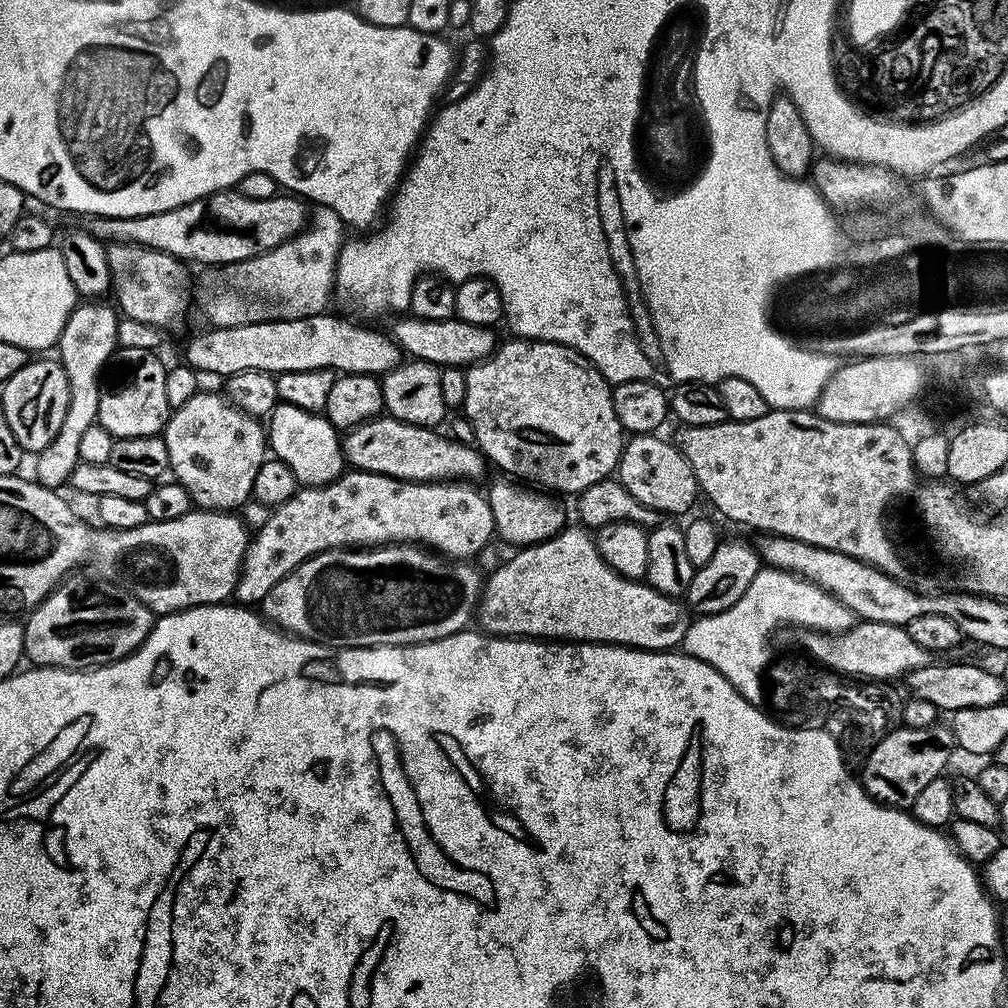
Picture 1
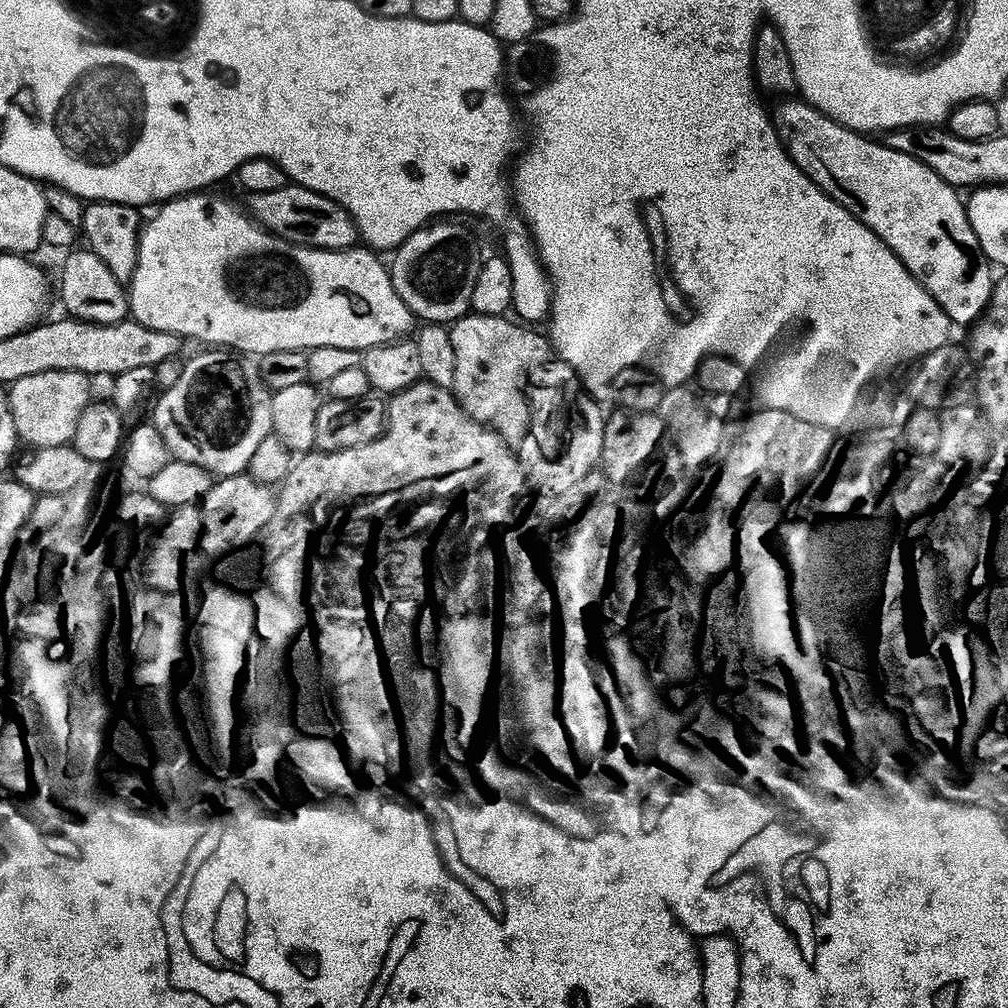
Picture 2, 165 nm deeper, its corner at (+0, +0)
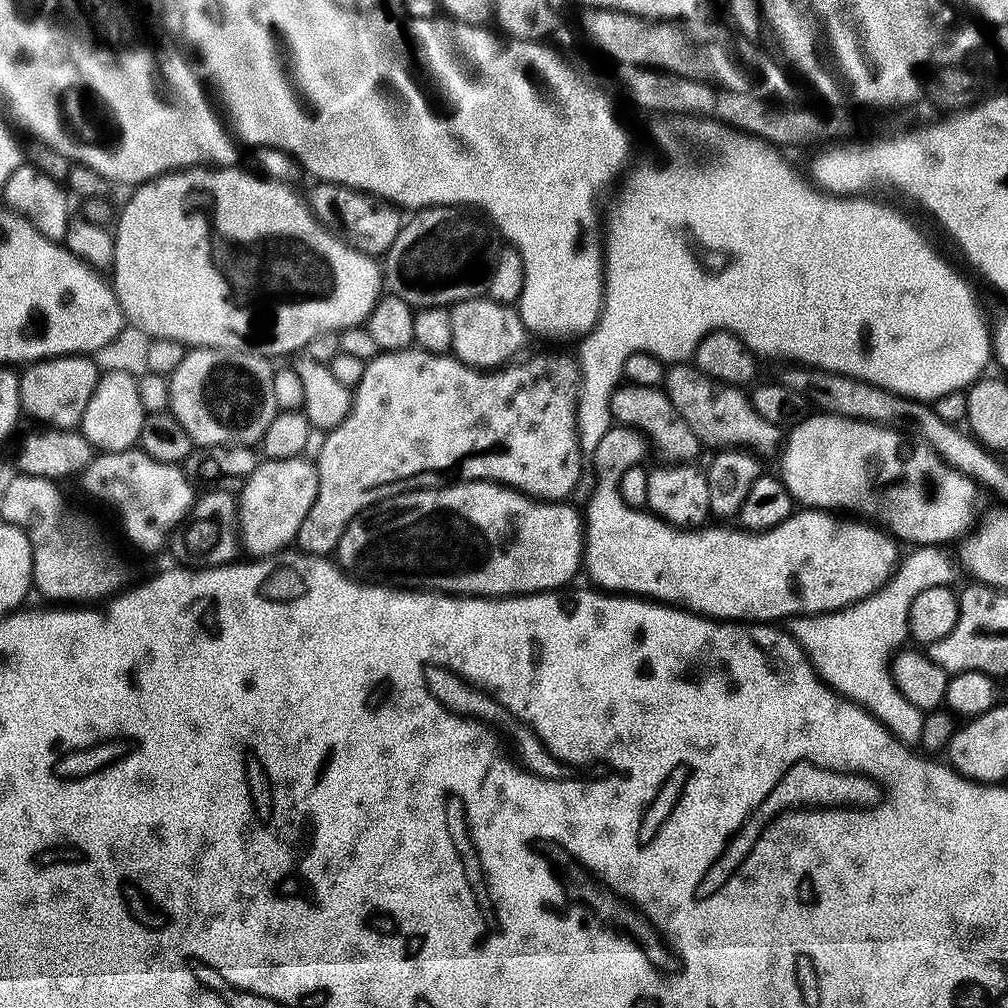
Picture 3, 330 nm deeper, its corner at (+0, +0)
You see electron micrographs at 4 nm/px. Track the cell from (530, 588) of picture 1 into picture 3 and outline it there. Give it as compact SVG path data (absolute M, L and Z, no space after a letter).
M609 426L606 434L602 434L602 442L598 442L598 450L590 457L590 464L596 471L596 485L592 488L592 493L588 496L588 505L582 508L582 535L584 538L584 559L582 561L583 571L588 571L588 576L593 580L597 589L610 592L613 594L631 594L653 602L667 604L694 612L698 616L706 616L714 620L734 620L737 622L780 622L783 616L795 618L798 616L817 616L823 612L836 612L839 608L850 606L862 598L866 598L872 592L876 592L888 580L896 570L898 555L896 556L897 541L889 533L873 526L868 522L861 522L856 518L841 518L828 510L796 510L793 511L786 522L774 526L765 532L750 532L739 526L701 526L691 530L686 528L676 528L668 524L660 517L652 515L647 510L631 508L620 497L620 479L626 470L637 467L644 455L649 455L650 444L644 433L637 432L634 428L625 428L623 426Z

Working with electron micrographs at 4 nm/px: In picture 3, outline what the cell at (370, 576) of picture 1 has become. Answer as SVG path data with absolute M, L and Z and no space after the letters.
M462 480L451 484L441 484L434 488L418 488L380 500L359 512L338 538L334 553L335 563L339 564L349 576L370 584L382 584L394 588L410 588L443 592L453 596L475 596L477 598L503 598L506 596L531 596L533 592L554 592L563 589L579 573L584 559L584 538L582 535L582 516L571 508L568 502L545 502L539 498L524 495L506 484L494 484L491 480Z

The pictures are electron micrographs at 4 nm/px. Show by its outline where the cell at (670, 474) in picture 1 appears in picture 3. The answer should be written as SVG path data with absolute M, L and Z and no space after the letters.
M621 383L612 393L608 410L611 419L617 425L625 428L634 428L637 432L644 433L650 438L650 448L657 452L661 461L670 464L686 464L695 461L696 455L702 451L700 439L686 426L684 419L674 410L670 398L665 394L663 387L651 388L650 386L638 386L637 384Z

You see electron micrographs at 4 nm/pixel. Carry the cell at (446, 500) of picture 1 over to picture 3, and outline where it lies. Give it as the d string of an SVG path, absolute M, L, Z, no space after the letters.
M415 346L403 348L397 352L380 352L364 365L362 378L352 392L352 405L344 415L344 421L323 437L320 453L314 456L316 474L318 476L318 492L314 504L306 518L302 518L302 526L298 526L298 534L294 541L299 551L307 552L309 556L331 557L338 546L338 538L352 521L371 504L380 500L388 500L399 496L402 492L418 488L434 488L441 484L451 484L462 480L491 480L494 484L506 484L526 496L539 498L545 502L564 502L576 488L580 480L580 439L576 433L576 401L580 398L580 365L568 356L532 356L529 360L517 359L499 368L481 370L471 368L451 354L436 355L433 352L423 352Z

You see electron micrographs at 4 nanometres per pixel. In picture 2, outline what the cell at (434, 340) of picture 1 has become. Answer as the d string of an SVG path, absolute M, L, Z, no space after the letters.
M207 191L190 192L187 196L176 196L172 200L163 201L155 209L152 217L143 221L138 235L140 241L136 247L136 258L132 266L130 283L126 288L128 310L131 319L137 320L142 326L154 330L166 330L170 334L178 334L181 338L188 336L192 340L201 340L204 346L219 346L221 349L232 349L241 354L251 354L259 358L277 352L278 350L298 350L303 352L318 346L342 346L363 350L373 348L379 344L390 344L394 340L407 337L413 331L414 317L412 311L398 298L398 294L392 285L392 279L388 277L385 261L380 261L375 251L364 246L342 248L335 252L325 248L301 248L293 246L290 242L281 239L280 236L267 232L260 227L251 215L243 207L231 204L220 196L208 196Z

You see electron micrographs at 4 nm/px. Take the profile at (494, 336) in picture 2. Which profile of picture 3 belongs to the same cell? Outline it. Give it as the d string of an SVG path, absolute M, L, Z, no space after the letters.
M487 298L463 300L450 308L451 355L469 364L471 368L491 370L501 367L496 358L511 361L516 351L524 344L525 329L520 322L520 313L515 307L499 304Z

